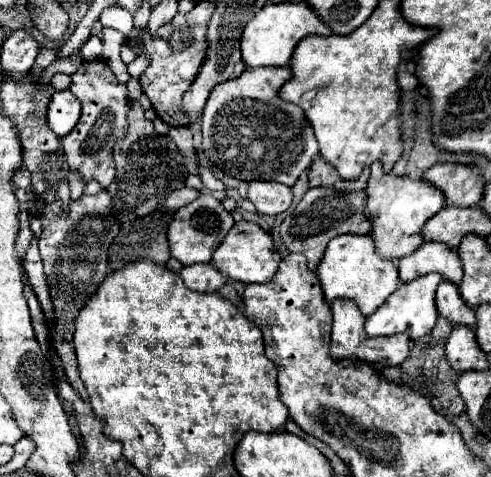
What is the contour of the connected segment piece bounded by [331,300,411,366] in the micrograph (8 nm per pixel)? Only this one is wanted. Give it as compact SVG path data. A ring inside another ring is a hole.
M335 300L331 304L333 312L333 330L331 330L331 356L341 360L341 358L355 358L355 360L365 360L371 364L383 364L383 366L399 366L407 356L409 356L409 336L395 334L395 336L379 336L371 338L365 334L365 316L359 314L359 308L351 304L351 300Z

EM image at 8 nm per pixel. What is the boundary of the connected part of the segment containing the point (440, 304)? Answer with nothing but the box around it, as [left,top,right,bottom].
[437,280,475,328]

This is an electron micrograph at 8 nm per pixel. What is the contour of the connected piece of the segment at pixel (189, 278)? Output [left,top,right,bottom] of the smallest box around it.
[181,264,227,292]

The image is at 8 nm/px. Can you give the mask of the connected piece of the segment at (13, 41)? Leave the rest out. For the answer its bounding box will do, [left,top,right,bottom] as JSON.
[1,30,39,80]

